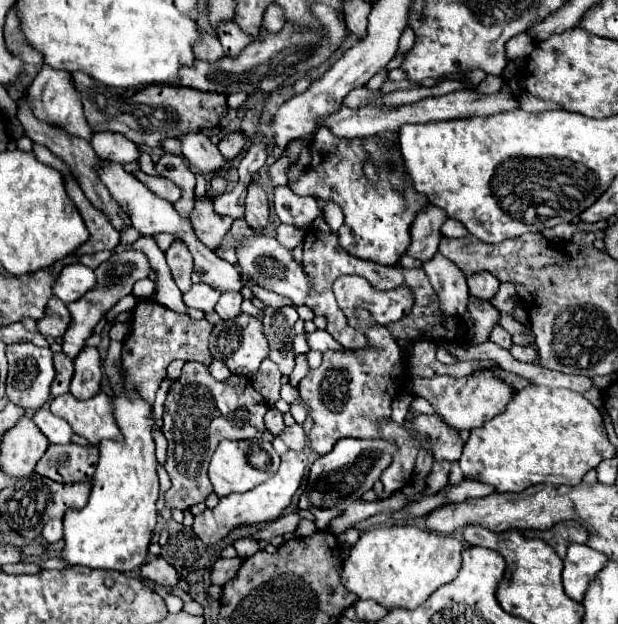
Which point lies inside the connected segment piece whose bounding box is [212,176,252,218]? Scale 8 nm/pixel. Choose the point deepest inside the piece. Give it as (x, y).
(232, 203)

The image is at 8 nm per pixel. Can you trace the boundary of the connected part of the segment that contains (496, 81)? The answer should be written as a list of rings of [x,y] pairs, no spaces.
[[[490,74],[490,76],[486,76],[484,82],[480,82],[478,92],[484,92],[484,94],[496,94],[496,92],[500,92],[502,84],[504,84],[504,80],[502,80],[500,76],[492,76],[492,74]]]

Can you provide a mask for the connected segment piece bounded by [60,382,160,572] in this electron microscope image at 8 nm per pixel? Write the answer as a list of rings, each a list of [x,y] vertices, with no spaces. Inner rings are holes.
[[[126,382],[124,386],[126,396],[112,394],[114,416],[124,440],[102,440],[98,444],[100,460],[92,478],[90,500],[82,510],[68,510],[64,516],[64,548],[60,560],[68,566],[132,572],[146,564],[150,538],[158,520],[156,500],[160,484],[150,432],[150,406]]]

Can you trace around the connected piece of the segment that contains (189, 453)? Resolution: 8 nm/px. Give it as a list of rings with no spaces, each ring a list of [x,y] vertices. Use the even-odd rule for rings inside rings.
[[[186,362],[182,368],[180,378],[172,384],[168,398],[166,398],[166,412],[162,416],[164,426],[162,434],[168,440],[168,458],[166,458],[166,472],[170,474],[172,486],[164,494],[166,498],[166,508],[160,512],[166,520],[170,520],[170,508],[180,508],[186,510],[198,502],[204,502],[208,494],[212,494],[212,484],[208,480],[208,462],[210,456],[214,454],[216,446],[220,440],[250,440],[250,438],[260,438],[264,428],[264,414],[268,410],[268,402],[250,386],[250,378],[242,378],[236,374],[230,374],[226,380],[216,380],[206,366],[200,362]]]

